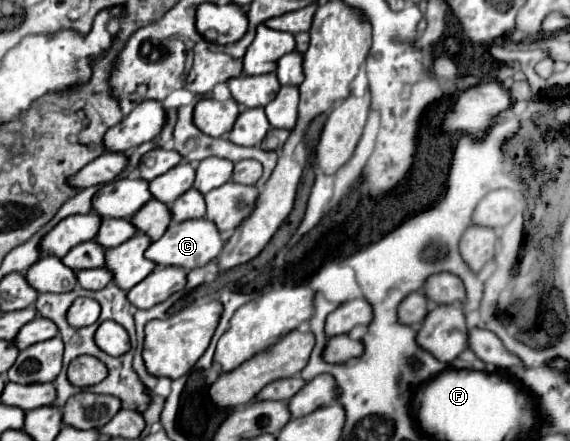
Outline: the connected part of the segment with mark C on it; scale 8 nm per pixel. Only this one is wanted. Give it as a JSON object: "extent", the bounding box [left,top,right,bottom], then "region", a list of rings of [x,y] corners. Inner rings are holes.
{"extent":[146,219,224,269],"region":[[[190,219],[186,223],[172,221],[170,227],[166,229],[166,233],[158,241],[150,243],[150,247],[146,249],[146,259],[154,261],[160,267],[174,265],[174,267],[184,267],[184,269],[196,269],[196,267],[202,267],[208,261],[216,259],[222,251],[222,245],[224,245],[224,241],[220,239],[218,229],[214,227],[214,223],[210,223],[206,219]]]}

